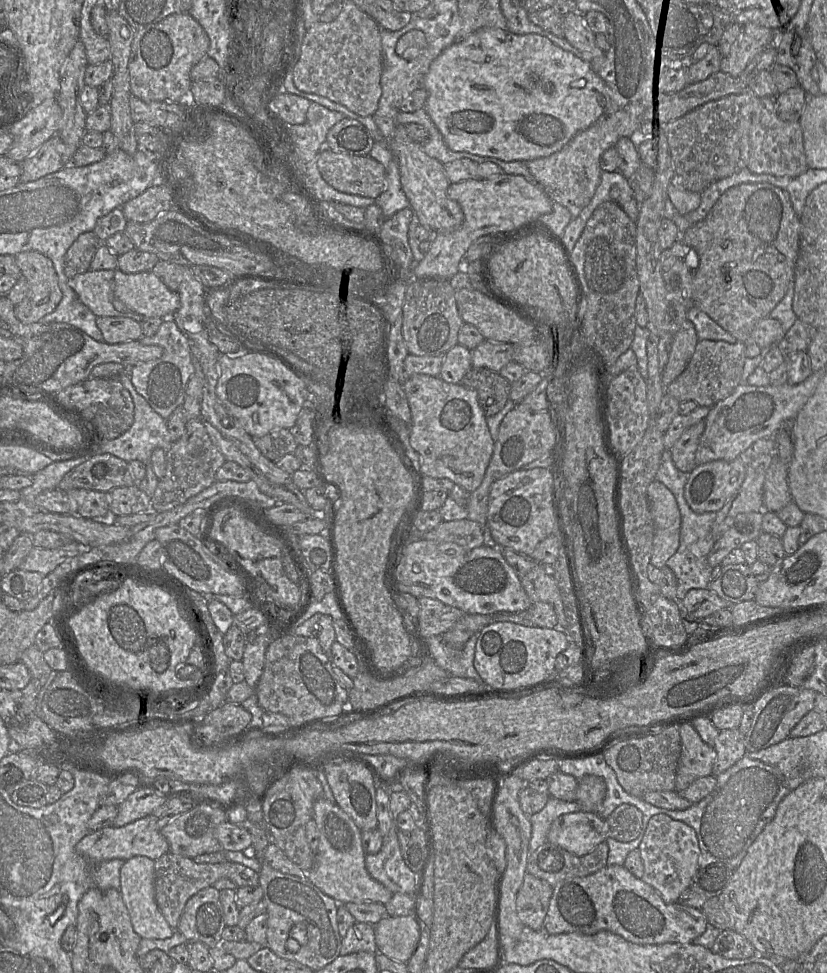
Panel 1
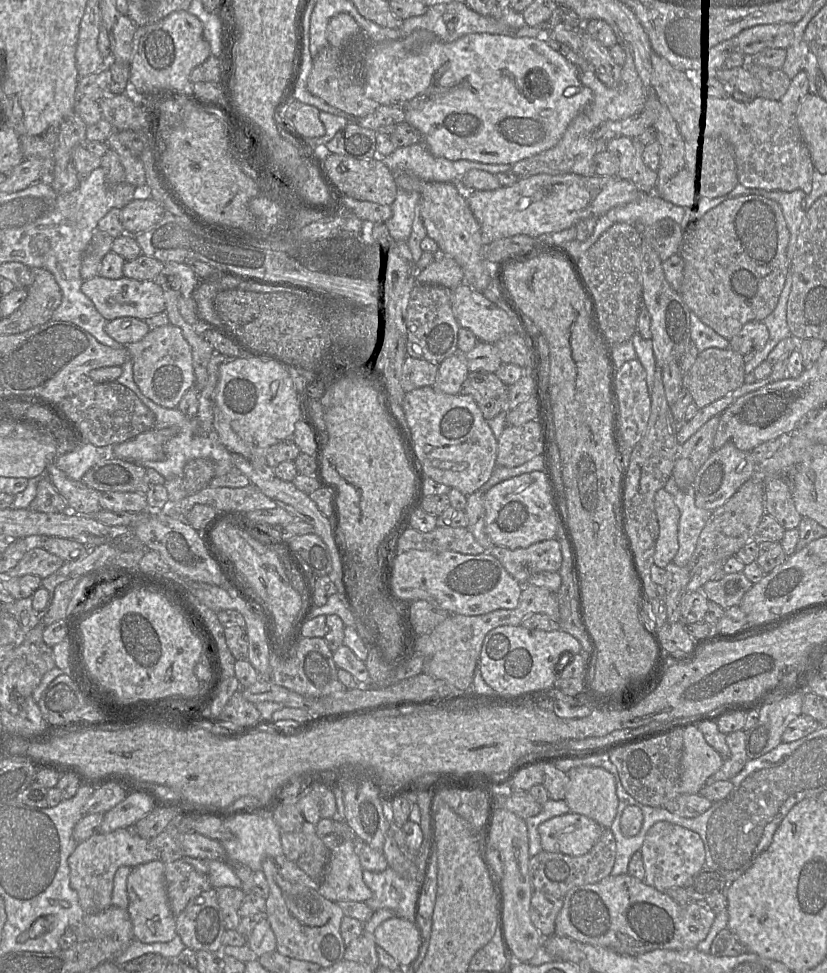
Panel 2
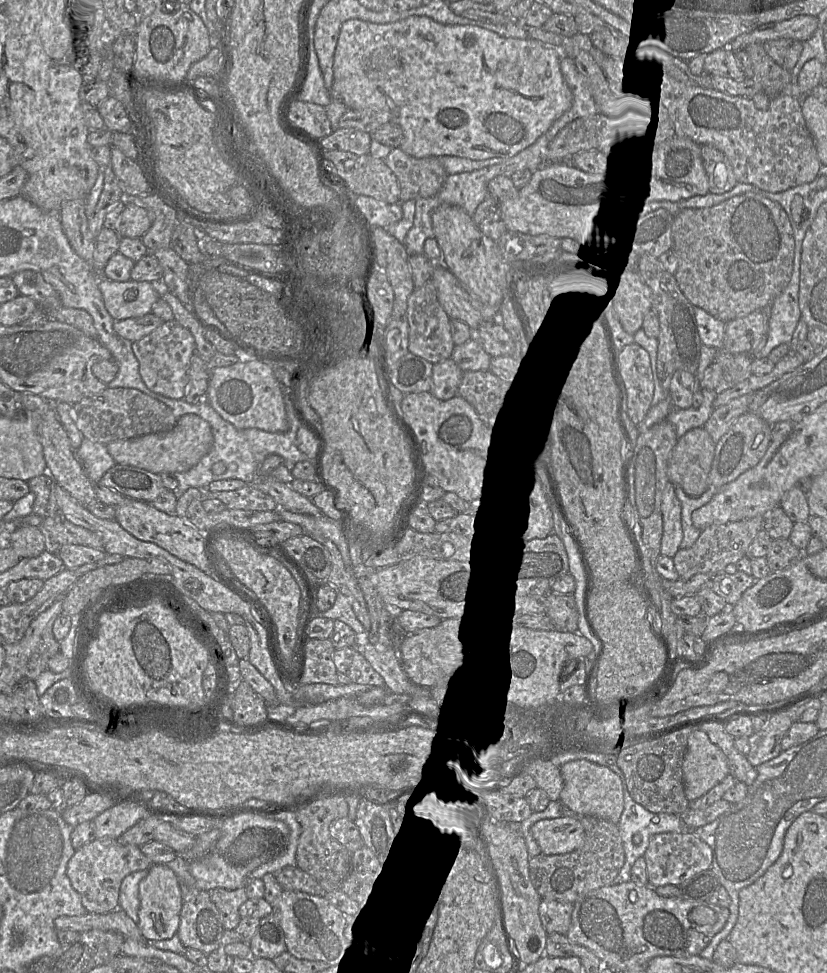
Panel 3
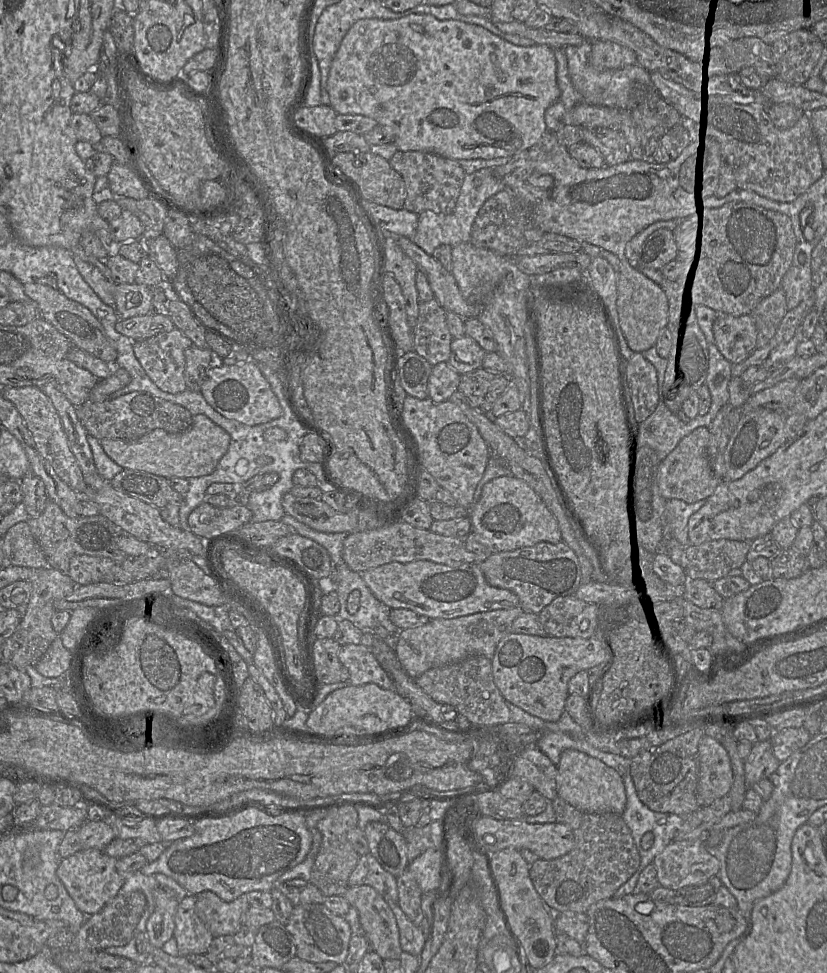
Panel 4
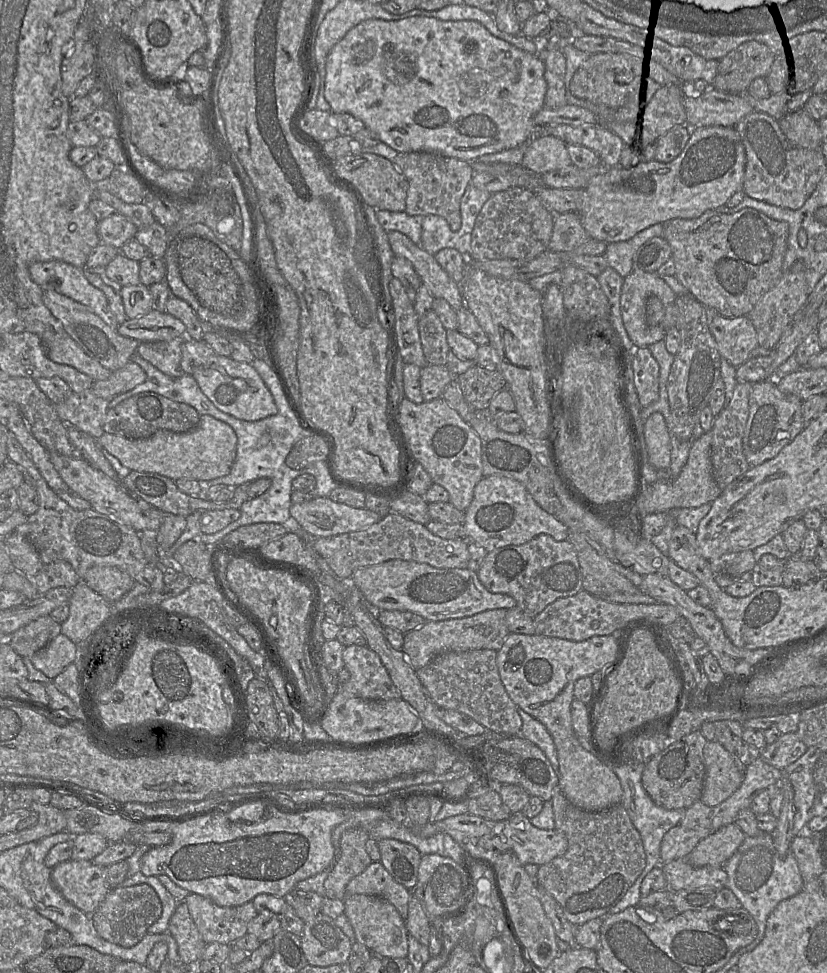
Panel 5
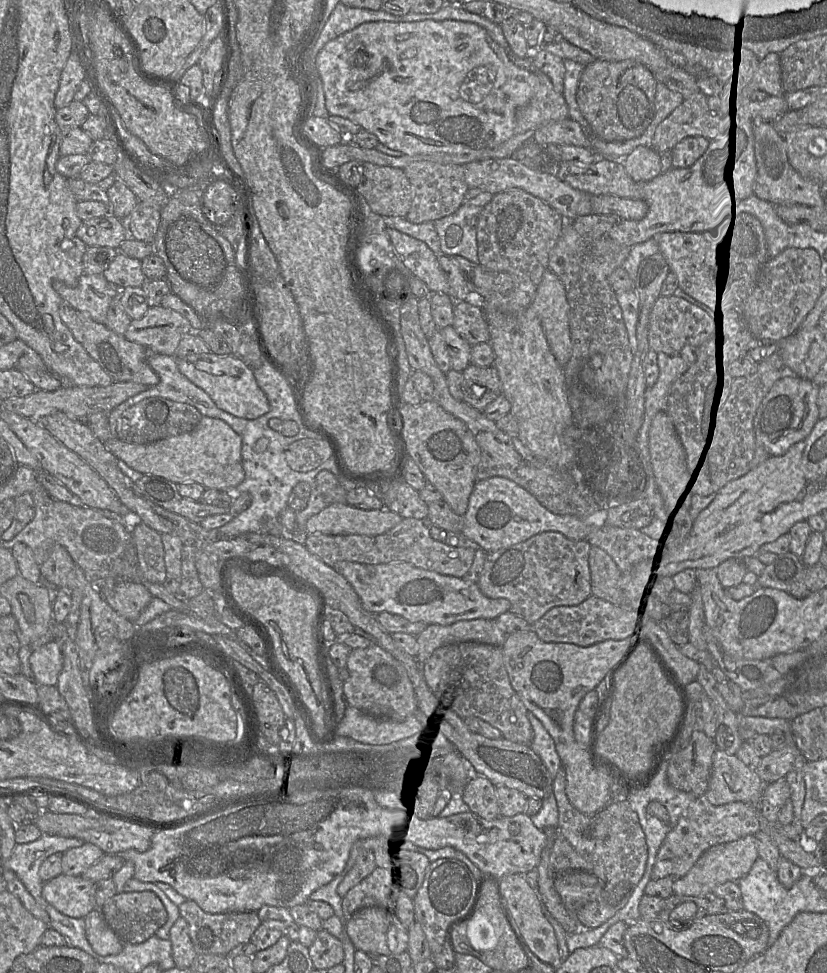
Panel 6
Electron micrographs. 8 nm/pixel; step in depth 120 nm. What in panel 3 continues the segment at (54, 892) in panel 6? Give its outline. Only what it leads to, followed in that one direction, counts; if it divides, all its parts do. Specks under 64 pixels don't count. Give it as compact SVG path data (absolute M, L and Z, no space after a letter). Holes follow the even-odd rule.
M96 838L75 850L75 853L67 863L66 874L73 889L80 895L82 905L87 913L105 914L119 907L119 889L122 880L127 875L136 871L147 870L150 866L151 861L141 852L140 846L122 845L112 838Z

